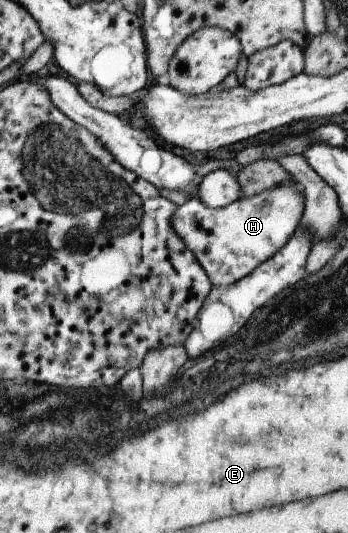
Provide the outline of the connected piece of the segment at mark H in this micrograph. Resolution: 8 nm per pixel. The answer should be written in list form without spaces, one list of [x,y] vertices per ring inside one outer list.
[[[292,179],[222,208],[207,207],[193,197],[177,208],[172,217],[172,226],[204,267],[212,285],[227,287],[248,276],[287,245],[298,229],[305,202],[303,189]]]

